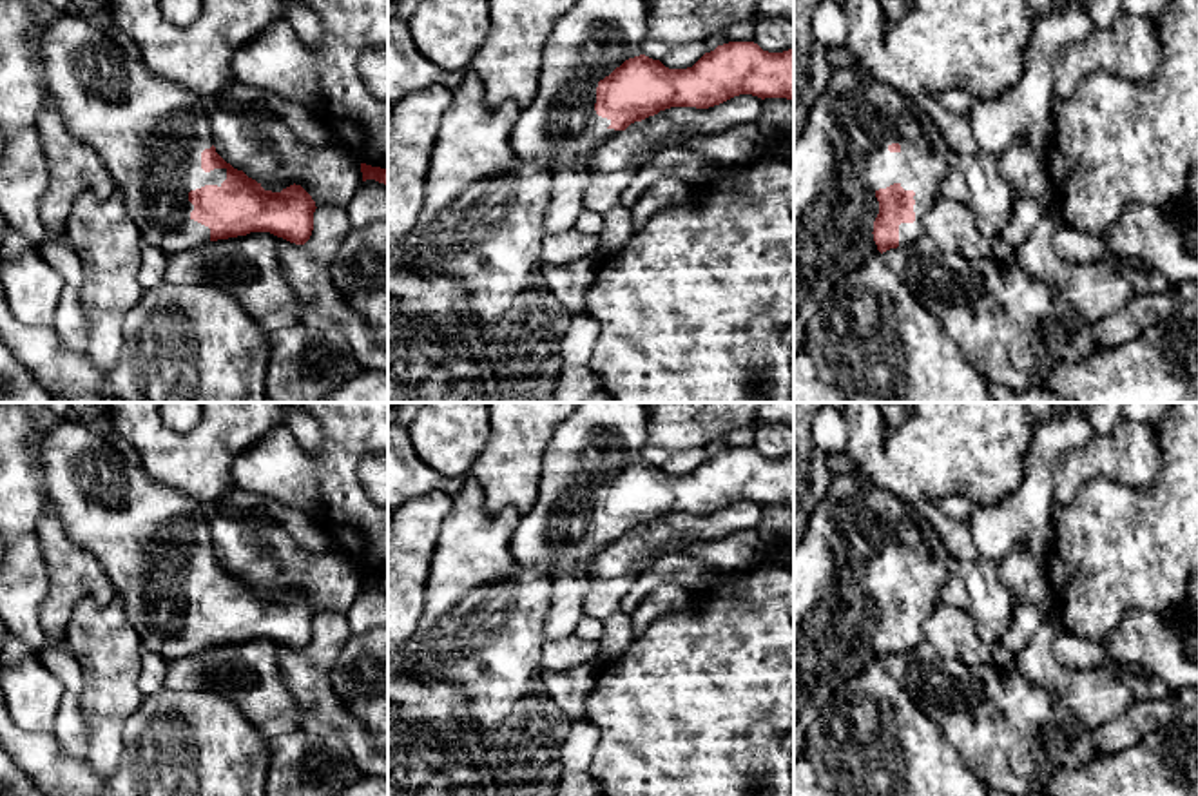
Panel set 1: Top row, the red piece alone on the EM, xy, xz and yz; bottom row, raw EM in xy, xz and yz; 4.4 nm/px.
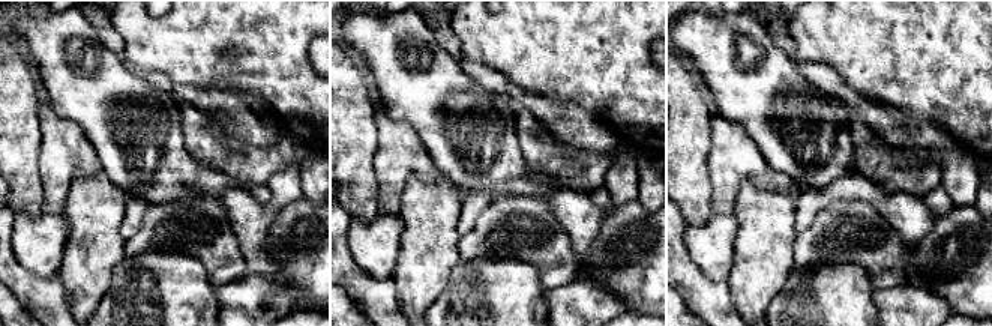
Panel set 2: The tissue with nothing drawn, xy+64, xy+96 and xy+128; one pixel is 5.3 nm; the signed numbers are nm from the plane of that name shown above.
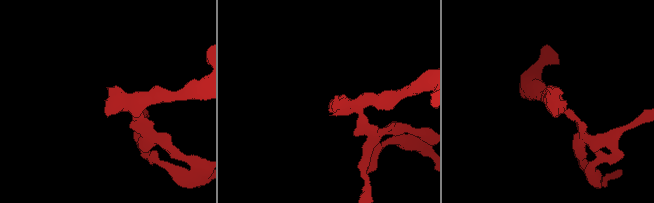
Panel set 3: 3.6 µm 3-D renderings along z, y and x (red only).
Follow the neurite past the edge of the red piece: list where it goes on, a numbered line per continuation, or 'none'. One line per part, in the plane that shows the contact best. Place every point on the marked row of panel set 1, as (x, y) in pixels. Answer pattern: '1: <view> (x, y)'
1: yz (841, 156)

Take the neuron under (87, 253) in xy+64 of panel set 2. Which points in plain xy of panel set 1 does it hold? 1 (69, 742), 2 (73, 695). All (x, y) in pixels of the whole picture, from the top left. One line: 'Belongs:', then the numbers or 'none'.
Belongs: none

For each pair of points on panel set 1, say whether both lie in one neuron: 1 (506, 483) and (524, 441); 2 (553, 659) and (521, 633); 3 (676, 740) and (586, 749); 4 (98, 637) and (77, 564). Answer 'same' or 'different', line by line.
1: same
2: different
3: different
4: different

